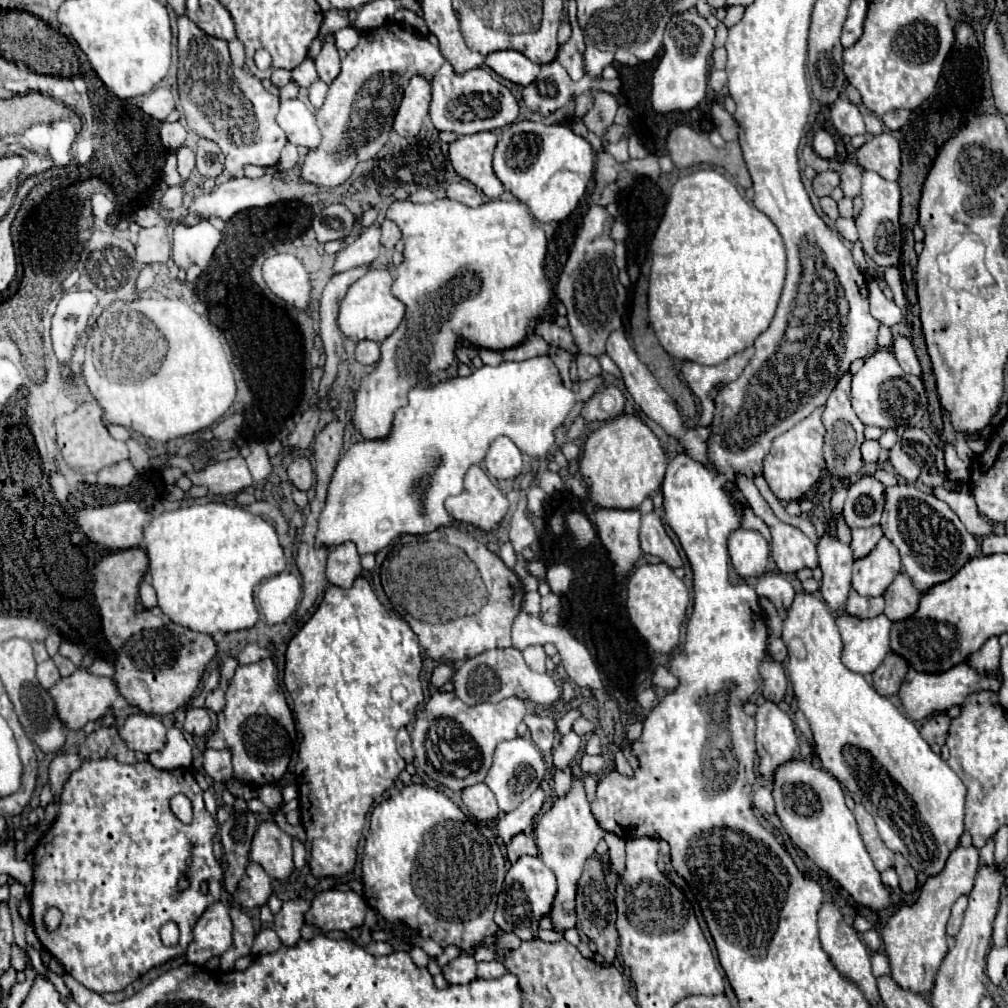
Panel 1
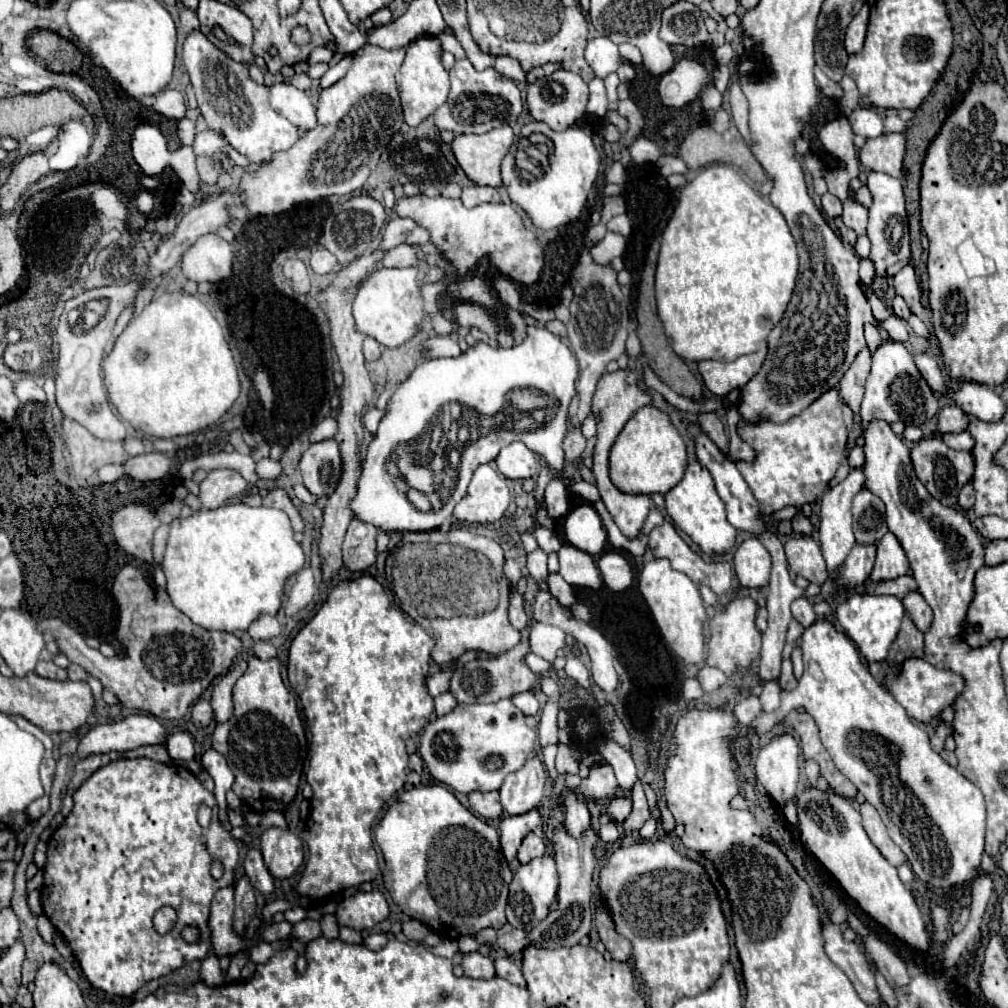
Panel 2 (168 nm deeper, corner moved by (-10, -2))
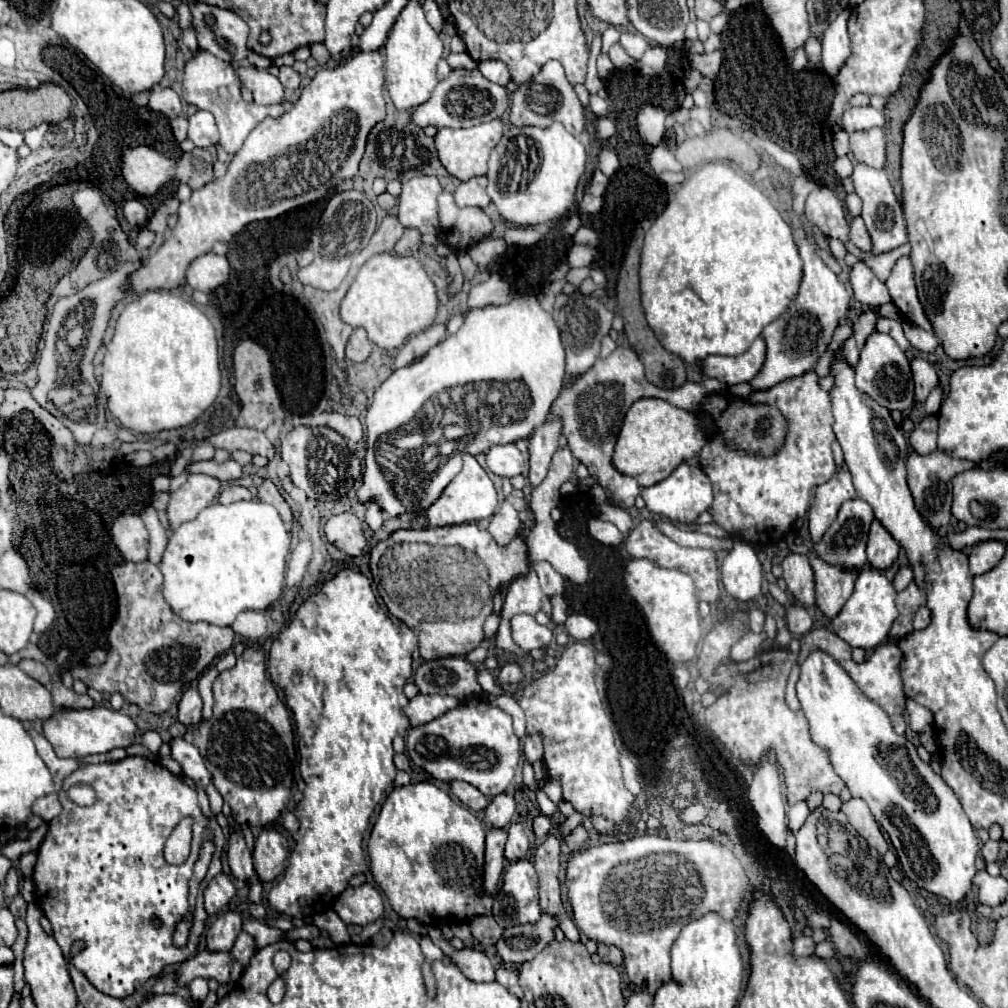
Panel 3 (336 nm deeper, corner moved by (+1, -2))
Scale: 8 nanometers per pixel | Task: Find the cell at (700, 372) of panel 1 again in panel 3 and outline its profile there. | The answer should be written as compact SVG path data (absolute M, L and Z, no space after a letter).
M759 336L741 356L707 356L703 362L703 372L729 386L751 382L763 368L765 348L765 340Z

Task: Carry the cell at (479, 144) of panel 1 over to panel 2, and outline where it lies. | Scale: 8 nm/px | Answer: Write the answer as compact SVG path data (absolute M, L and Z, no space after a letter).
M504 124L480 136L476 134L456 136L452 142L452 152L460 168L472 182L480 186L500 188L502 186L500 162L506 156L512 142L514 142L512 128Z

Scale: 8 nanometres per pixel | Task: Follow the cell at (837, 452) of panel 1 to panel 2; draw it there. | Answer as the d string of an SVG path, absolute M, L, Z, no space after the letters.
M864 348L854 364L850 366L850 370L844 374L844 378L840 380L840 398L842 402L854 412L858 414L860 412L860 402L862 402L862 396L864 396L864 382L866 382L866 376L870 372L870 350Z

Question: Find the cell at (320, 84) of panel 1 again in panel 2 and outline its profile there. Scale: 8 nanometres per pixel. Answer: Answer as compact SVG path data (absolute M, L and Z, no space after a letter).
M352 56L346 58L346 60L342 60L342 62L338 62L336 66L332 66L332 68L330 68L322 78L320 78L318 92L322 92L324 88L330 88L330 86L336 84L340 78L344 78L344 74L346 74L348 68L350 68L350 64L352 64Z

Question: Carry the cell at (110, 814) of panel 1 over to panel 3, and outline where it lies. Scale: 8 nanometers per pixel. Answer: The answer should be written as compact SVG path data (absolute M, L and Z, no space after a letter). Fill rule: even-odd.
M127 756L127 758L119 760L119 762L103 762L103 764L85 764L85 766L81 766L79 770L75 770L73 774L69 774L69 776L65 778L63 788L61 788L61 792L59 792L59 802L61 802L63 810L61 810L61 814L59 814L57 818L53 818L53 820L49 822L49 834L47 834L47 838L45 838L43 844L41 844L41 860L39 860L39 852L37 852L37 866L35 866L35 872L33 872L33 880L35 880L35 902L39 904L39 908L41 908L41 910L45 912L45 916L49 918L49 922L51 922L51 926L53 926L53 936L55 936L55 940L59 942L59 946L61 946L65 958L67 958L79 972L83 972L85 978L87 978L99 992L123 1000L123 998L131 996L131 994L135 992L135 988L139 988L143 982L147 982L149 978L157 976L165 966L169 966L169 964L181 964L181 962L185 962L189 956L193 956L193 954L199 950L199 938L201 938L201 934L203 934L203 930L205 930L203 890L205 890L205 886L209 884L209 880L211 880L215 874L221 872L221 852L223 852L223 846L225 846L225 836L223 836L219 824L217 824L213 818L205 818L205 816L201 814L201 808L199 808L197 792L195 792L195 790L191 790L187 784L183 784L177 776L173 776L173 774L171 774L165 766L161 766L159 762L153 762L153 760L141 758L141 756ZM79 782L87 782L87 784L91 784L91 786L95 788L97 800L95 800L93 806L81 808L81 806L77 806L75 802L69 800L67 790L69 790L73 784L79 784ZM185 816L193 816L193 820L195 820L195 824L193 824L193 840L191 840L191 854L189 854L189 858L187 858L181 866L171 866L171 864L167 864L167 860L163 858L163 846L165 846L165 840L169 838L171 830L173 830ZM205 828L213 832L215 852L213 852L213 858L211 858L207 876L203 878L203 882L201 882L201 886L199 886L199 896L197 896L195 916L193 916L193 922L195 922L195 938L189 938L189 942L187 942L183 948L179 948L179 946L173 944L173 932L175 932L175 926L189 914L189 900L187 900L187 896L189 896L189 878L191 878L193 866L195 866L195 862L197 862L197 858L199 858L199 850L201 850L201 844L203 844L203 832L205 832ZM151 916L159 916L159 918L161 918L161 928L153 928L153 926L151 926L151 922L149 922ZM75 940L83 940L87 946L85 946L83 952L71 956L71 944L73 944Z

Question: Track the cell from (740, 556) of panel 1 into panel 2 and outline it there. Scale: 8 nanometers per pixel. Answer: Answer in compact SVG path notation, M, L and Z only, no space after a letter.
M746 538L734 554L734 570L742 586L766 588L770 580L770 556L758 538Z

